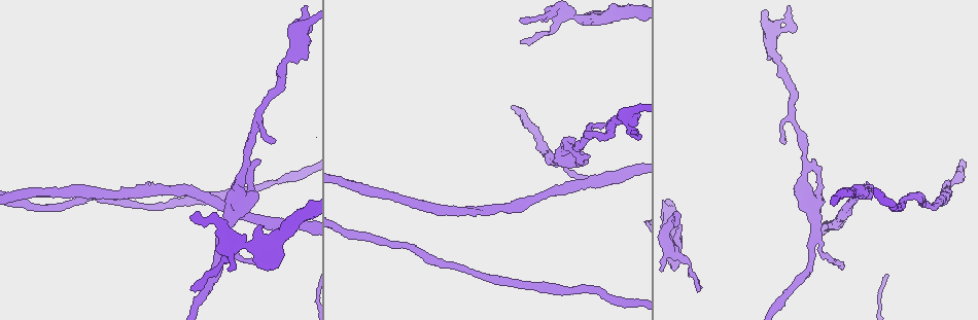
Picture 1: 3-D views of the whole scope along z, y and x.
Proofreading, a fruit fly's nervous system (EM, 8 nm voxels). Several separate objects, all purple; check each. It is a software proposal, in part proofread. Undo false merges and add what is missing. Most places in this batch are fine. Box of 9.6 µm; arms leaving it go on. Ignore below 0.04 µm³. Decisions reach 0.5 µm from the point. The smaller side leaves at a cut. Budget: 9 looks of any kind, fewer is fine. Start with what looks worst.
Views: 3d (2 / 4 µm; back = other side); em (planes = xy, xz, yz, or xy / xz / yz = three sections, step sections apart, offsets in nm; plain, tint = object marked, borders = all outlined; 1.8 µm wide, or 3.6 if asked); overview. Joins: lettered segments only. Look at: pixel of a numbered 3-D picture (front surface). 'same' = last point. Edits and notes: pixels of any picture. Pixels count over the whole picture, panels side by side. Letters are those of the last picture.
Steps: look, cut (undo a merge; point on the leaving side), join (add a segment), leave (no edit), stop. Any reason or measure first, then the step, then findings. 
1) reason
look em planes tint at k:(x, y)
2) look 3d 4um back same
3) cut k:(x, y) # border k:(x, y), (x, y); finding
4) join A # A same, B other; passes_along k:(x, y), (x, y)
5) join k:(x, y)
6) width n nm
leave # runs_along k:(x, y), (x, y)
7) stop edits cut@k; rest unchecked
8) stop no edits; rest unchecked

an open end
look 3d 2um at 1:(675, 218)

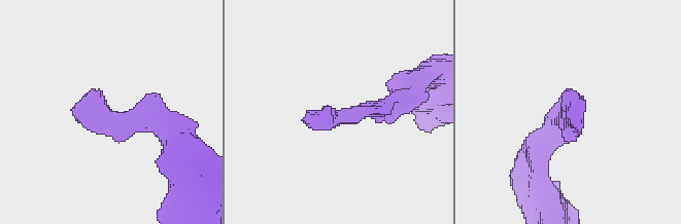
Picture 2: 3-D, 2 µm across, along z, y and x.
need the tissue
look em planes borders at 2:(566, 113)

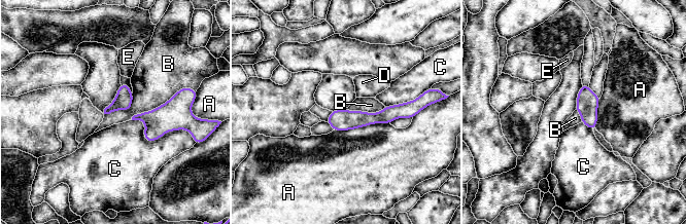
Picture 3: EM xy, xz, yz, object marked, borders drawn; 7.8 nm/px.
longest_contact B 480 nm
leave # A other, B other, C other, D other, E other; runs_along 3:(408, 105), (383, 117), (330, 120); none of them fits

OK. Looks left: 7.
an open end
look em planes borders at 1:(589, 25)

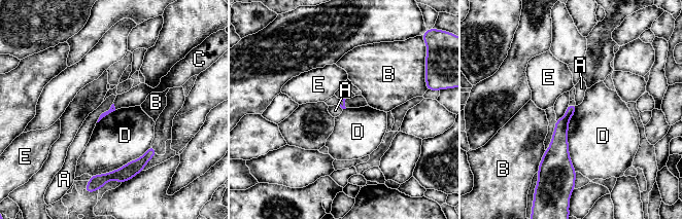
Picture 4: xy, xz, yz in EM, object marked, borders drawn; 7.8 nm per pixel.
longest_contact D 500 nm
leave # A other, B other, C other, D other, E other; border 4:(577, 106), (568, 132), (575, 171); no lettered segment goes on from it

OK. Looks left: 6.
look 3d 2um at 1:(521, 41)

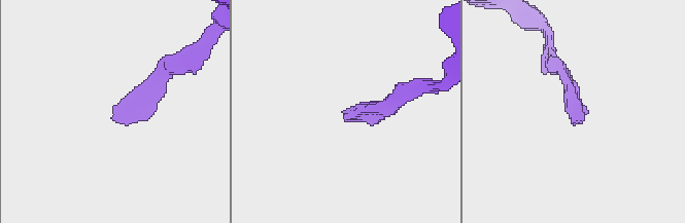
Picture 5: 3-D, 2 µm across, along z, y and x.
now the EM
look em planes borders at 5:(117, 109)

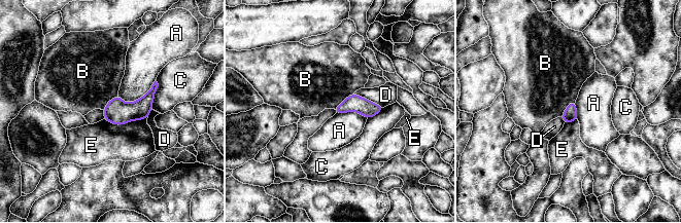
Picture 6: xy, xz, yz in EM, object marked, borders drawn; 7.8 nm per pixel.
leave # A other, B other, C other, D other, E other; border 6:(575, 101), (569, 103), (560, 116); no lettered segment goes on from it

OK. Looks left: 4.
free end
look em planes tint at 1:(260, 160)

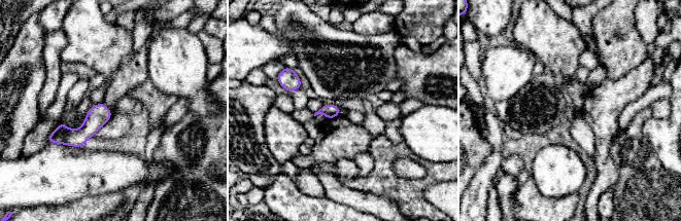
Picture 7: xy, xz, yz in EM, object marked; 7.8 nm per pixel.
what lies round it
look em planes borders same

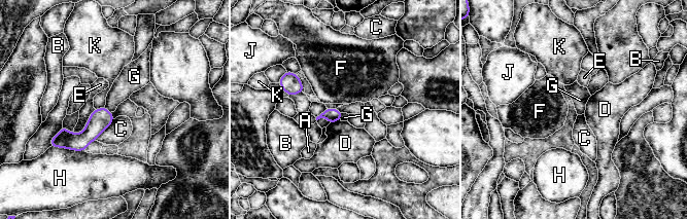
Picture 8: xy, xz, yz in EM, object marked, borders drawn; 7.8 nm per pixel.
longest_contact H 260 nm
leave # A other, B other, C other, D other, E other, F other, G other, H other, J other, K other; border 8:(105, 106), (110, 112); none of them fits

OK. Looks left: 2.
stop no edits; rest unchecked

